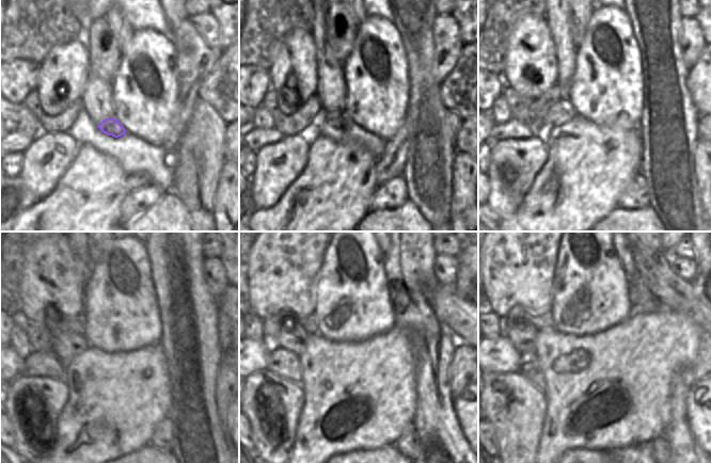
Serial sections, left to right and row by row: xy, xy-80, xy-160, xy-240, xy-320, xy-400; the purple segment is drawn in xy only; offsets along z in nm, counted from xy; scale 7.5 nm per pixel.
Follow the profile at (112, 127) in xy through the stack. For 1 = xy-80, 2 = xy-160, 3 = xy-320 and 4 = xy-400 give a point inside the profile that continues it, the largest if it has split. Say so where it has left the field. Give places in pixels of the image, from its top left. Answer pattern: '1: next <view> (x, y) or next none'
1: next xy-80 (334, 118)
2: next xy-160 (563, 111)
3: next xy-320 (291, 335)
4: next xy-400 (522, 334)

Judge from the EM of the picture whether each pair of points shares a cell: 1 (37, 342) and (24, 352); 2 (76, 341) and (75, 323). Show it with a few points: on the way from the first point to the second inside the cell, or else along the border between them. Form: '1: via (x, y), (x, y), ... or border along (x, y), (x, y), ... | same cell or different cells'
1: border along (21, 324), (32, 350) | different cells
2: border along (50, 333), (56, 331), (79, 333), (82, 335) | different cells

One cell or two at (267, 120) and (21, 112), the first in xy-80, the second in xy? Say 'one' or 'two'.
two

